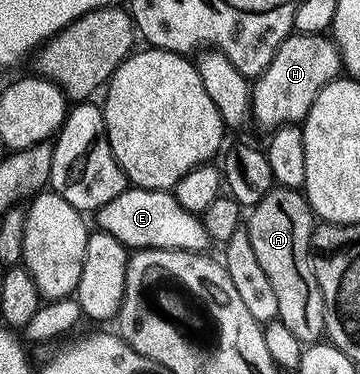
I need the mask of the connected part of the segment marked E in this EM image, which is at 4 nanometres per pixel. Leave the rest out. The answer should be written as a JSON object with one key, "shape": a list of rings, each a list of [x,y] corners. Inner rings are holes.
{"shape":[[[141,186],[126,188],[110,204],[98,212],[99,229],[105,230],[114,240],[127,246],[129,251],[138,250],[188,250],[191,254],[207,251],[210,239],[204,227],[203,217],[192,214],[178,204],[172,190],[147,190]]]}

